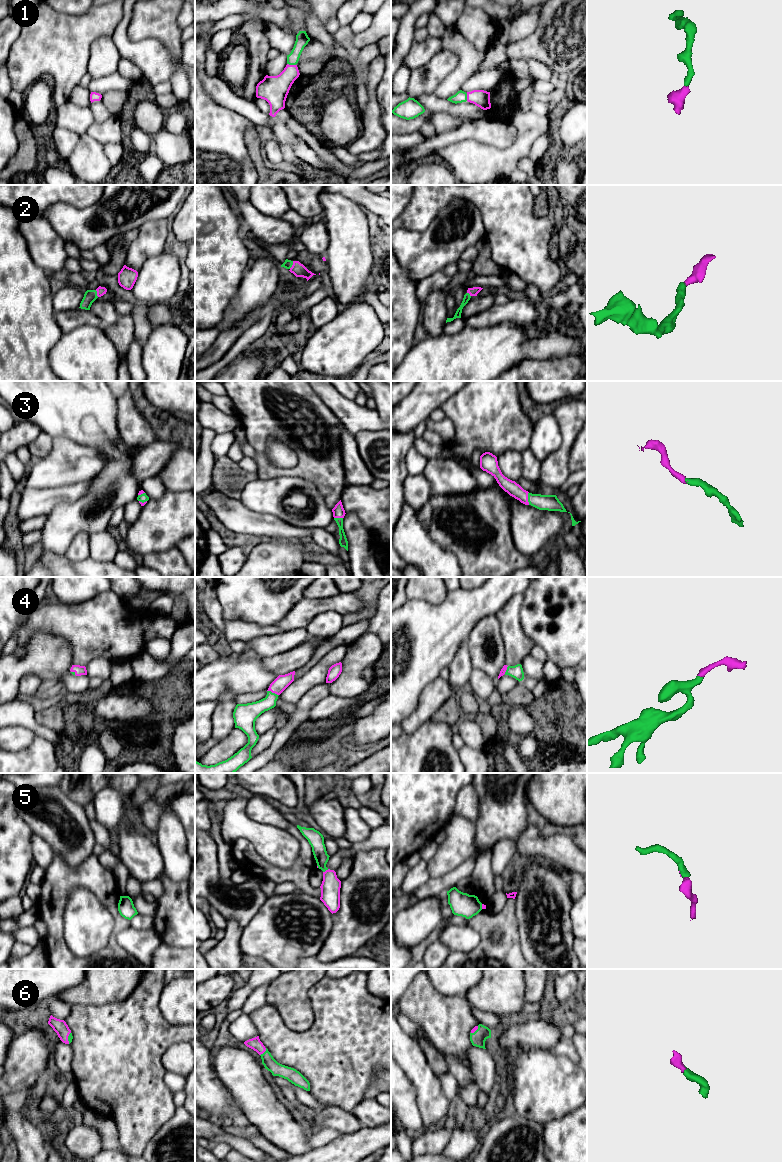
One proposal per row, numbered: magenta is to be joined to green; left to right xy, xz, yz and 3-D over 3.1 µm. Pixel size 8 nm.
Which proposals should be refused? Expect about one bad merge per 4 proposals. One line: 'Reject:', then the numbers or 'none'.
Reject: none

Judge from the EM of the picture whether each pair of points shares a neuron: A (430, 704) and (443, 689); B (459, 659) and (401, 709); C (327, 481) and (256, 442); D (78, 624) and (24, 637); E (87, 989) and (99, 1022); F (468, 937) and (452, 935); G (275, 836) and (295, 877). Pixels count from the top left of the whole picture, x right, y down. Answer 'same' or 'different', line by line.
A: same
B: different
C: same
D: same
E: different
F: same
G: different

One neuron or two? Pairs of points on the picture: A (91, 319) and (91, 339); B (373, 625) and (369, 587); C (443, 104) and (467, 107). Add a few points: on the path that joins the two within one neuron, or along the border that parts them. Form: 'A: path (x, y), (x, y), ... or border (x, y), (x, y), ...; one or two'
A: border (101, 326), (80, 325), (68, 332); two
B: border (378, 592), (375, 611), (367, 619); two
C: path (449, 108), (461, 108); one

